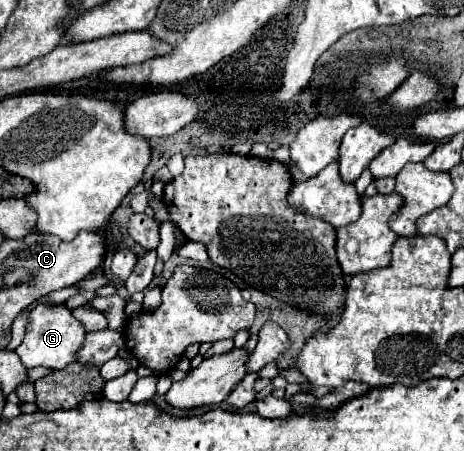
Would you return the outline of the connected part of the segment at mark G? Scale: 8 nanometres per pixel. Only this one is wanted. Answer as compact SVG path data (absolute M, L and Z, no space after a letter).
M38 304L28 314L26 336L24 336L22 344L16 348L16 354L20 356L20 360L26 368L44 366L44 368L58 370L58 368L68 366L70 362L74 362L74 354L82 346L84 334L86 334L84 326L72 316L72 312L64 304L58 304L58 306Z

